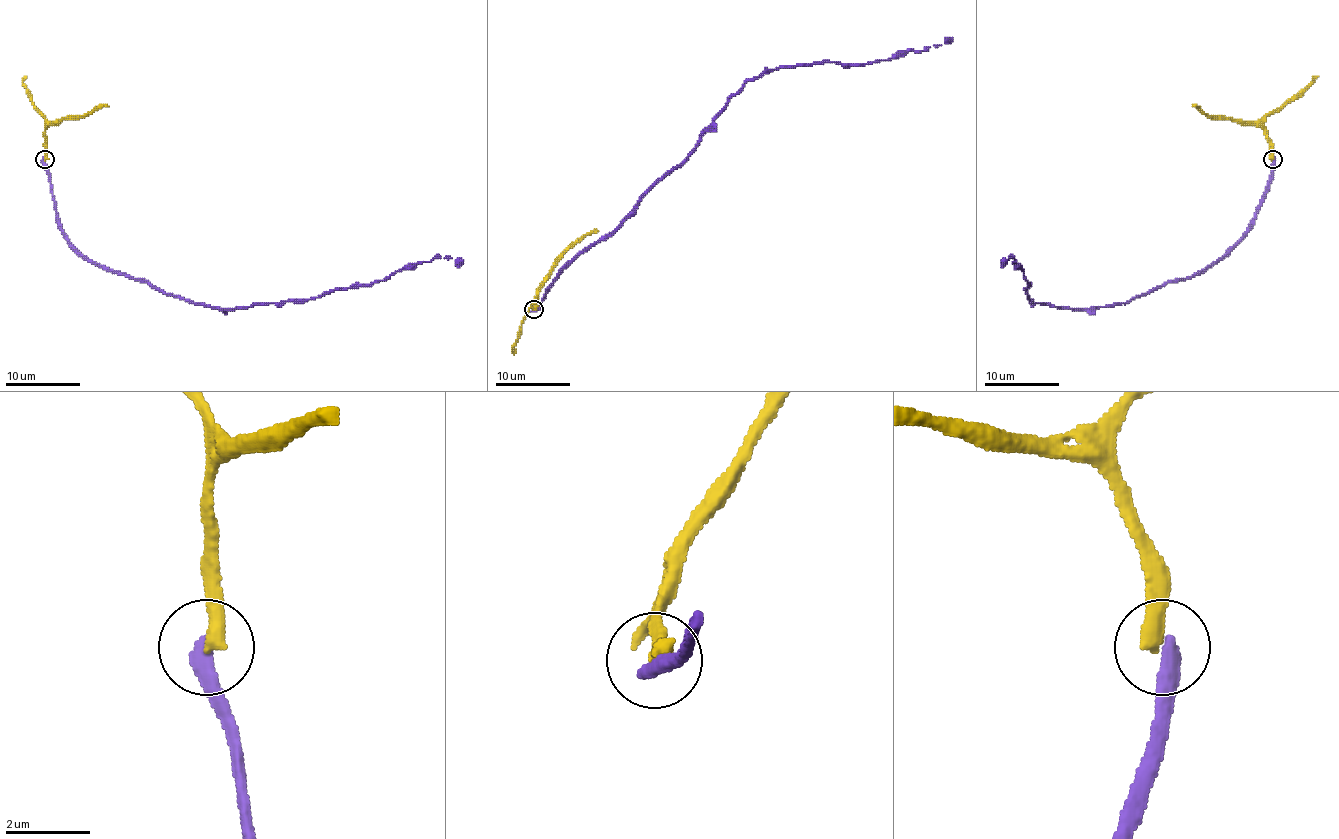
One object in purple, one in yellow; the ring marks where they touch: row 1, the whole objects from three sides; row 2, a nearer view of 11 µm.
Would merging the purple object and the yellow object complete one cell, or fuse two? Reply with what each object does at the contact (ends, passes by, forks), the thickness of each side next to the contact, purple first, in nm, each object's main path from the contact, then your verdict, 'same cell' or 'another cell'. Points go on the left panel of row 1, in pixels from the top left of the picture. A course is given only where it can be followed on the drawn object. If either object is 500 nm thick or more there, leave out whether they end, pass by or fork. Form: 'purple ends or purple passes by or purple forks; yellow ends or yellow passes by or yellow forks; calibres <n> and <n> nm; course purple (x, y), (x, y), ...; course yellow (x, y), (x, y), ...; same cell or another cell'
purple ends; yellow ends; calibres 440 and 420 nm; course purple (45, 158), (58, 228), (92, 262), (193, 303), (305, 301), (435, 258), (459, 267); course yellow (45, 158), (47, 127), (62, 119), (78, 119), (97, 106), (108, 106); another cell

